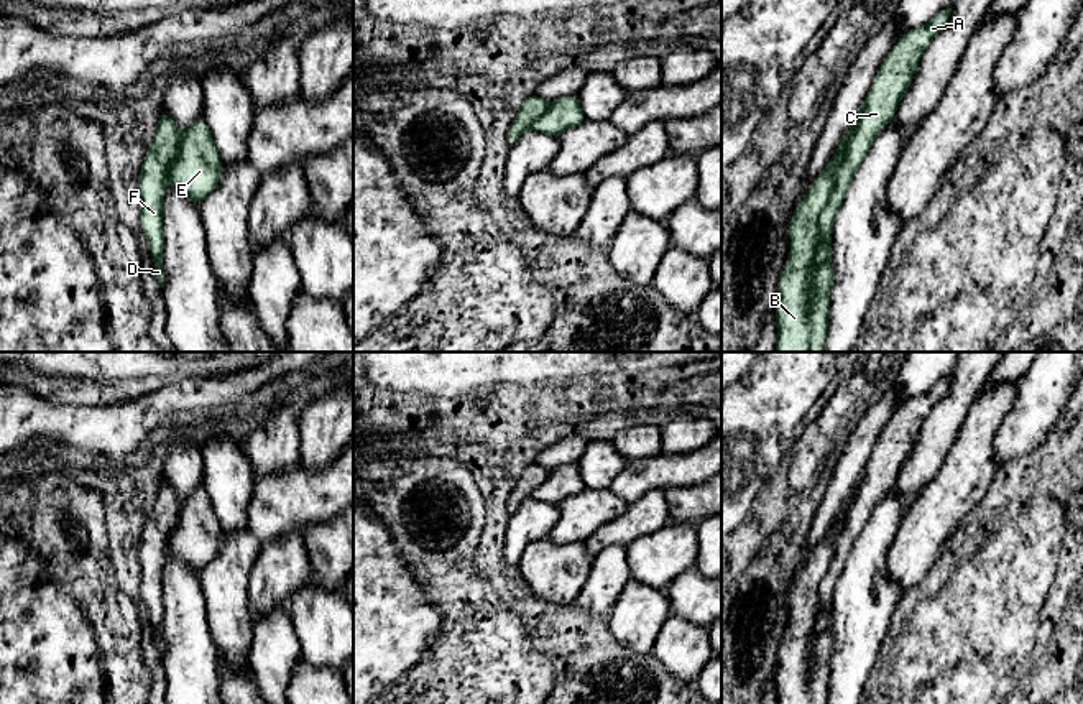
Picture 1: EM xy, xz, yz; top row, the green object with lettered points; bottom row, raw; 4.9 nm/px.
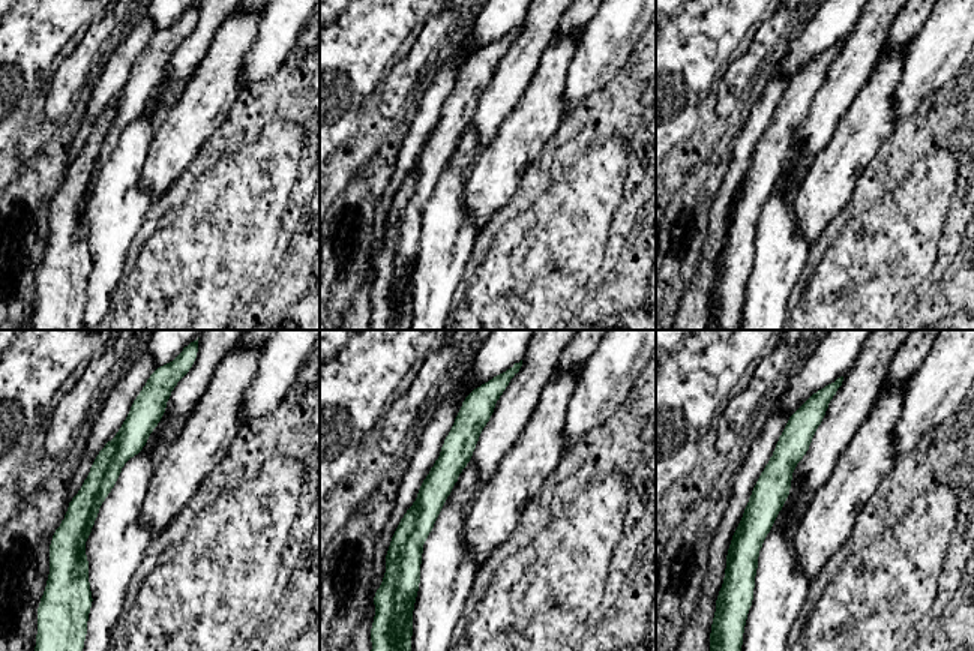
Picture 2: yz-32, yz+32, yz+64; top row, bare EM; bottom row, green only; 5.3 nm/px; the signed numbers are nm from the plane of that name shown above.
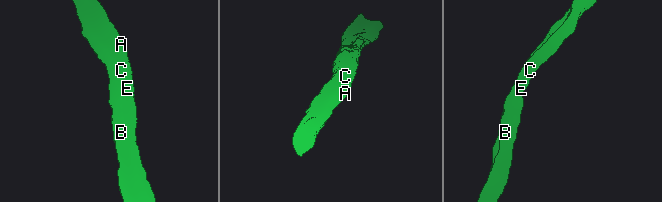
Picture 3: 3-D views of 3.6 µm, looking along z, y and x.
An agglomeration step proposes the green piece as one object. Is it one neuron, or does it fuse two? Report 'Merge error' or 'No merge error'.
Merge error

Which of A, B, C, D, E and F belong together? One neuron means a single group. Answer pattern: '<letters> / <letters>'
A C E / B D F

